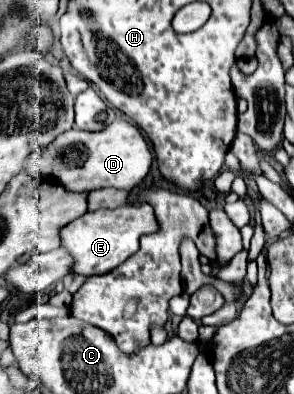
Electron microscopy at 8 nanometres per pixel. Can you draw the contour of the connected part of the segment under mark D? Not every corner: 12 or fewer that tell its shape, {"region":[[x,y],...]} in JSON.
{"region":[[120,117],[74,127],[26,159],[66,189],[134,189],[152,167],[148,141]]}

